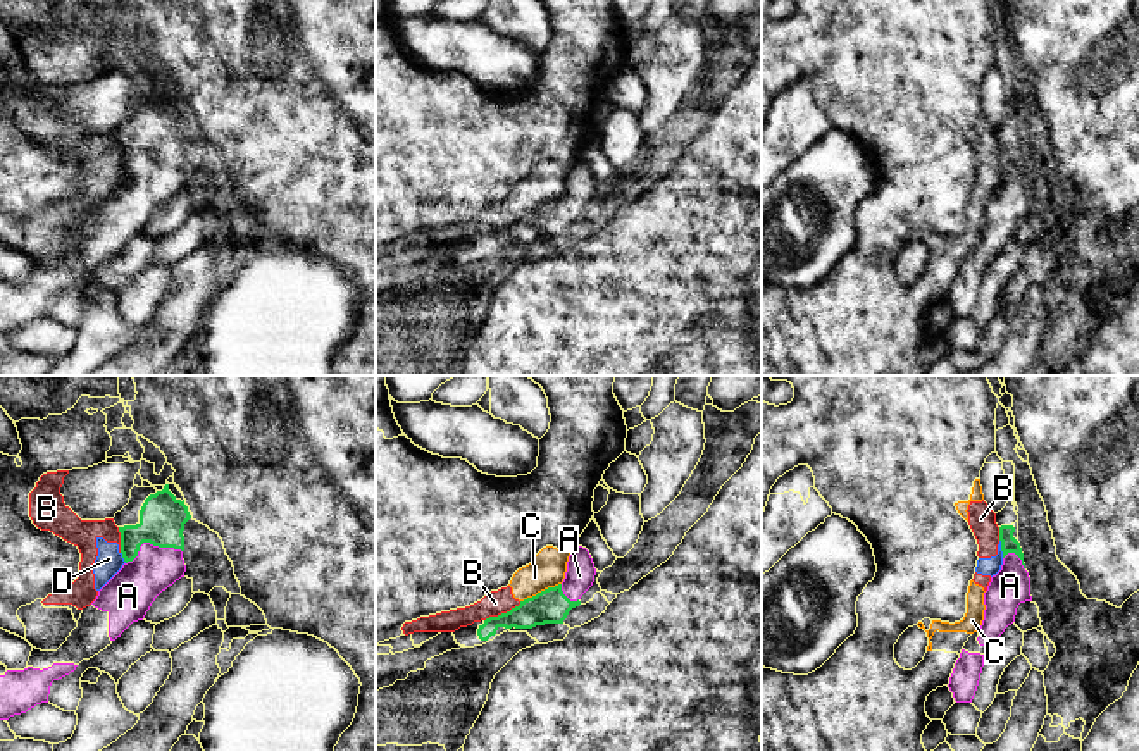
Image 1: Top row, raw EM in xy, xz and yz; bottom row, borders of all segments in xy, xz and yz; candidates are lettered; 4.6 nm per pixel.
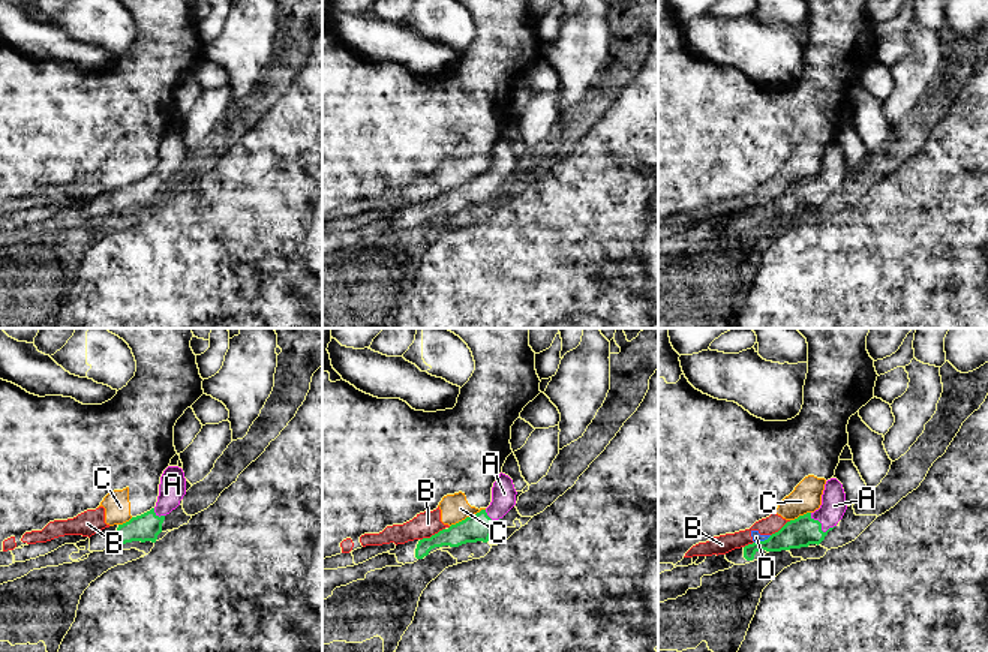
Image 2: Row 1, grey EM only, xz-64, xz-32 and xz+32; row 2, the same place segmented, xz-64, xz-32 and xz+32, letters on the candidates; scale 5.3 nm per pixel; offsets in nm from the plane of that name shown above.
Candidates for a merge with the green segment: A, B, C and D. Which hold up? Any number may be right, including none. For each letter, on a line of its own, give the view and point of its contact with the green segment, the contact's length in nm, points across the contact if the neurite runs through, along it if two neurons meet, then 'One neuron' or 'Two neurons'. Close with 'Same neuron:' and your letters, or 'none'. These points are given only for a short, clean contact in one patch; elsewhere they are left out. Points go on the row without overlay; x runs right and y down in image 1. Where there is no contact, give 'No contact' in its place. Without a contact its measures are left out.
A: Touches green at xy (150, 157). Shared border 280 nm. One neuron
B: Touches green at xz (502, 228). Shared border 200 nm. Boundary: xz (521, 216), (485, 235). Two neurons
C: Touches green at xz (541, 205). Shared border 220 nm. Boundary: xz (560, 197), (521, 216). Two neurons
D: Touches green at yz (1002, 162). Shared border 90 nm. Boundary: yz (1000, 154), (1003, 171). Two neurons
Same neuron: A

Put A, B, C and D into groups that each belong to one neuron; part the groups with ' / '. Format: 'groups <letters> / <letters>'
groups A / B C D

